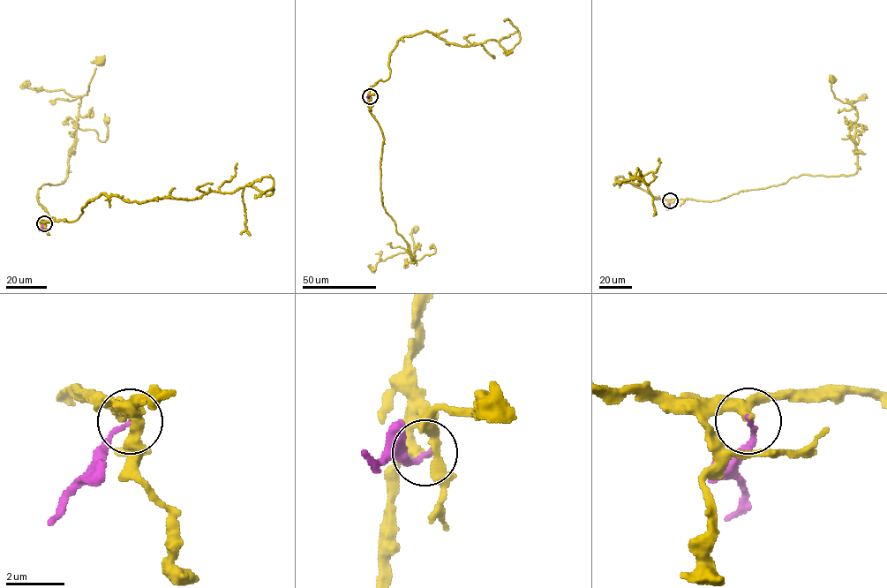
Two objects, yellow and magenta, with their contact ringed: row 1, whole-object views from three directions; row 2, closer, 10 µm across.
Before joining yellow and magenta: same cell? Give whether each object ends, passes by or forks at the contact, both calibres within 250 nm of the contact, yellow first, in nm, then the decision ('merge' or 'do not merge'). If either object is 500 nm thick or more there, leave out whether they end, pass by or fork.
yellow passes by; magenta ends there; 320 nm thick on the yellow side, 160 nm on the other; do not merge

